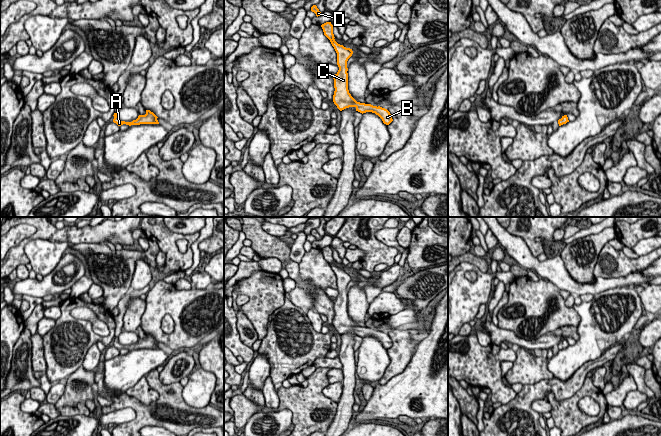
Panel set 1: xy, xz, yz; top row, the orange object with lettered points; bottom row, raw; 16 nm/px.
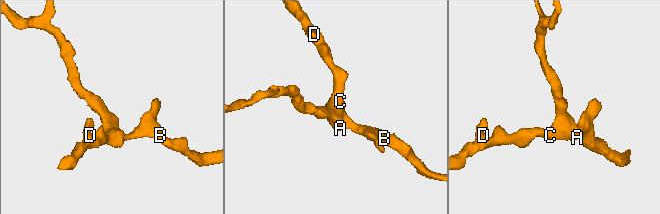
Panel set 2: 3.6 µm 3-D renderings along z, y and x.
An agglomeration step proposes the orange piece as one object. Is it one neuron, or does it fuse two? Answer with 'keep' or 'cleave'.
keep

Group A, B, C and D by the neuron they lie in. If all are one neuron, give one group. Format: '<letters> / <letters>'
A B C D

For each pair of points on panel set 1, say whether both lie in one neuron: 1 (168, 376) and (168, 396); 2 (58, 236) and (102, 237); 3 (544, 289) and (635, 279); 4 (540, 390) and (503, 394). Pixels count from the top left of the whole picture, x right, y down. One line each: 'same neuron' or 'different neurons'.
1: different neurons
2: same neuron
3: different neurons
4: different neurons

